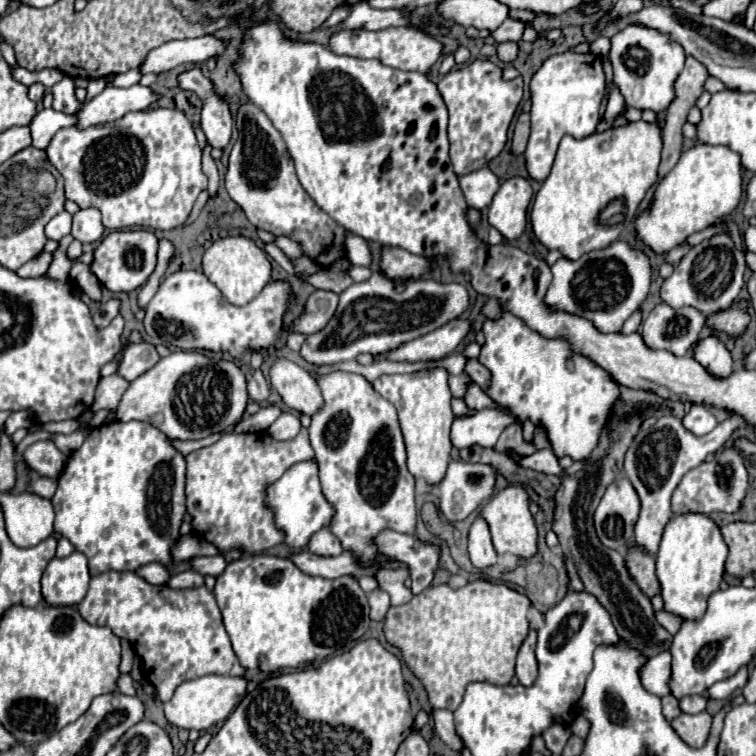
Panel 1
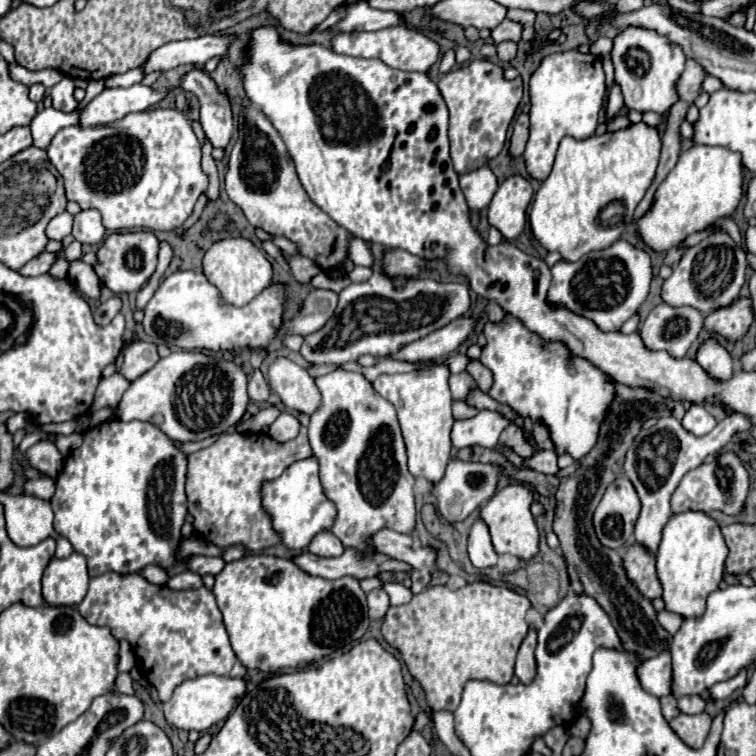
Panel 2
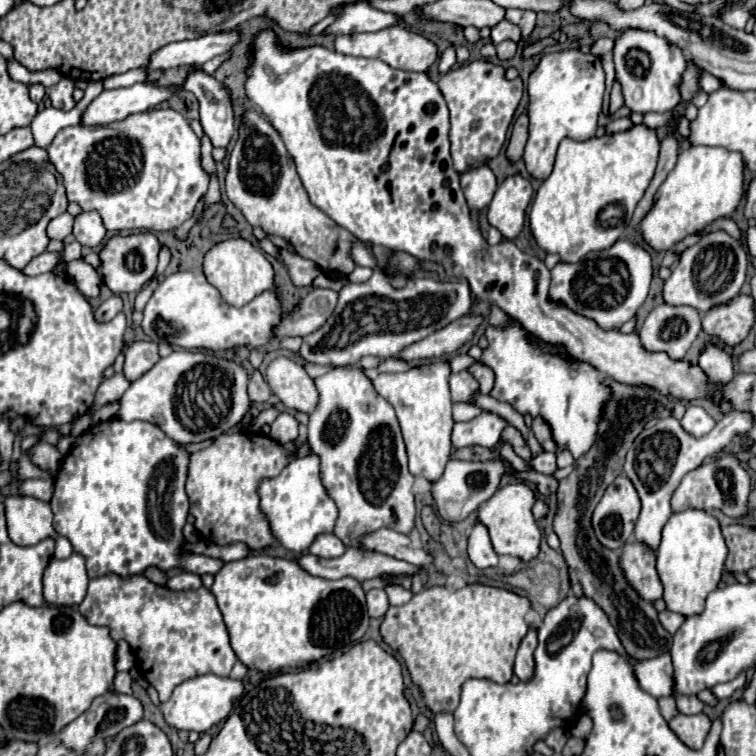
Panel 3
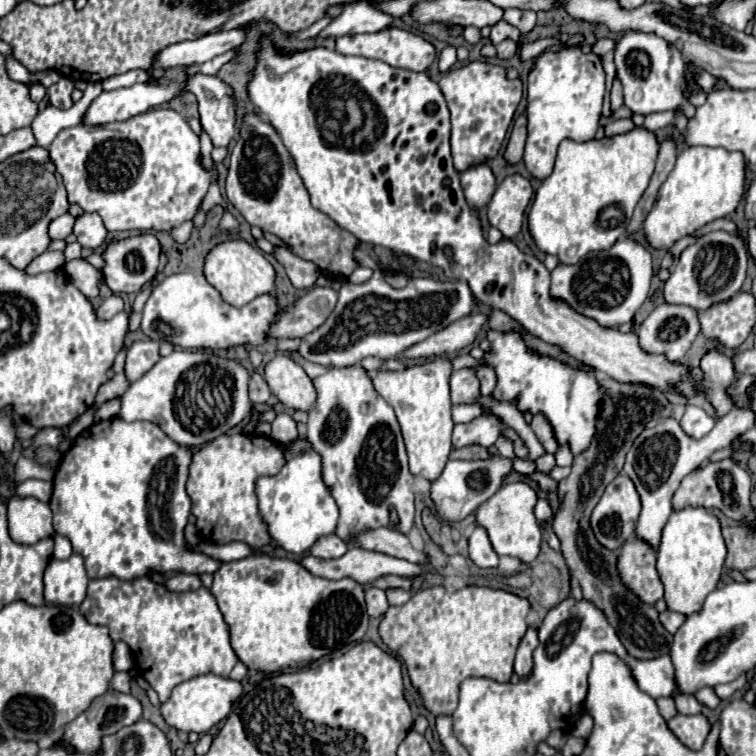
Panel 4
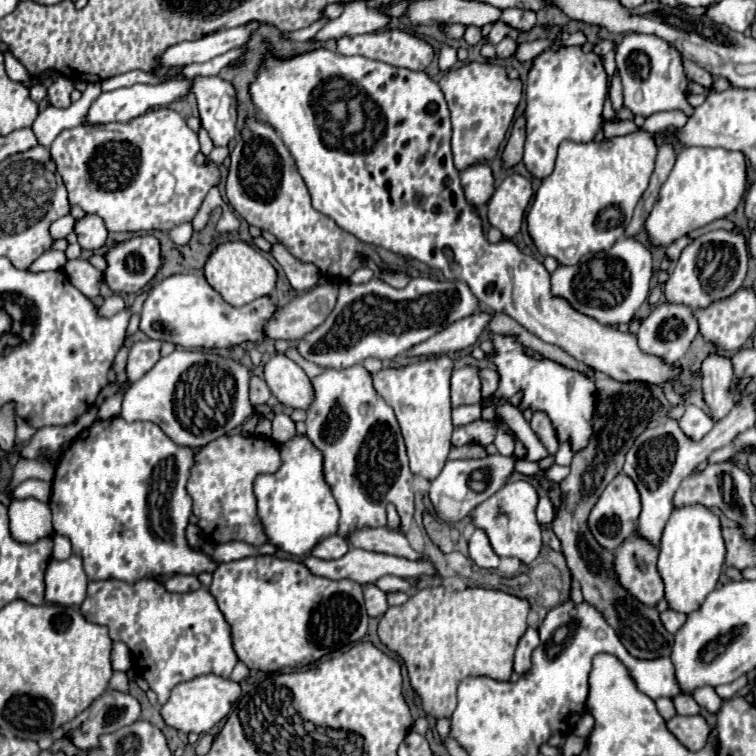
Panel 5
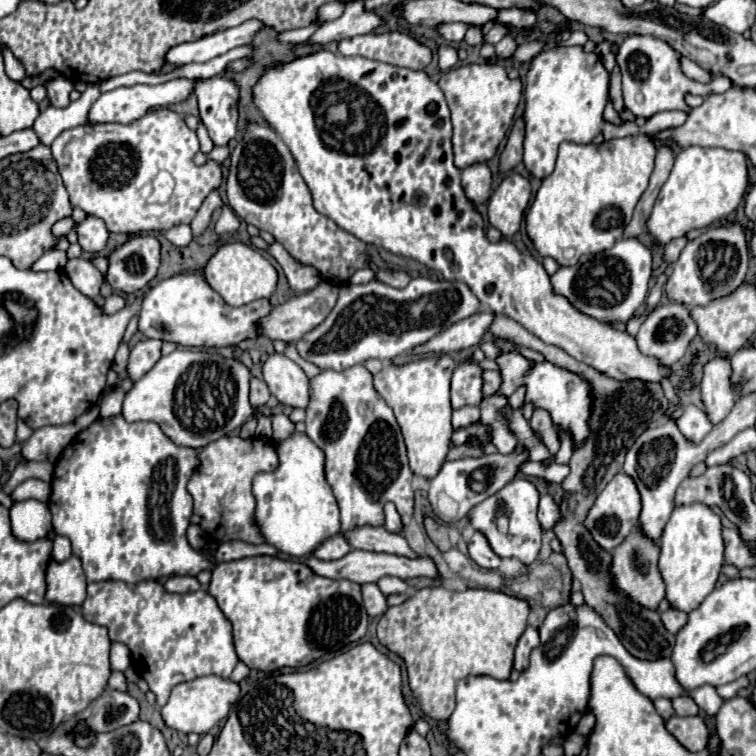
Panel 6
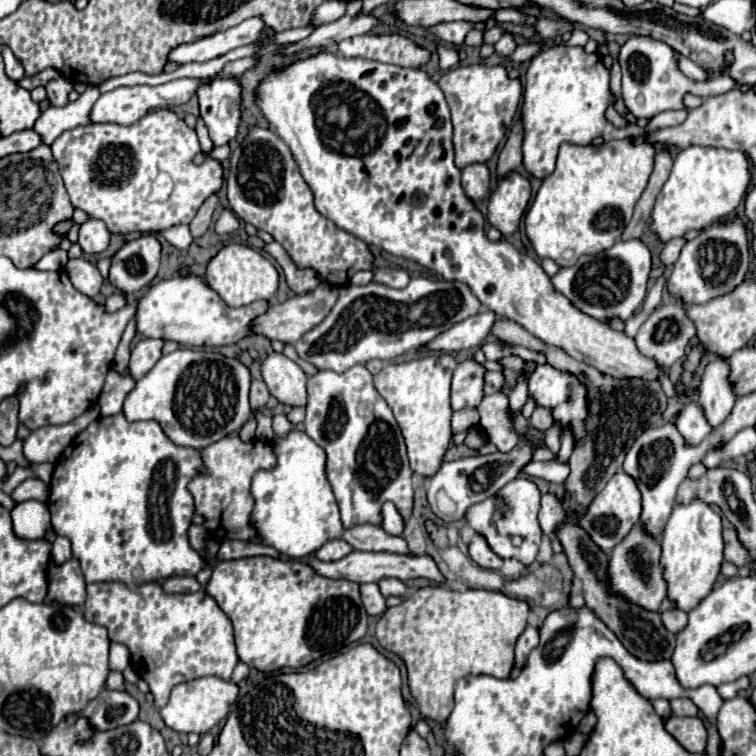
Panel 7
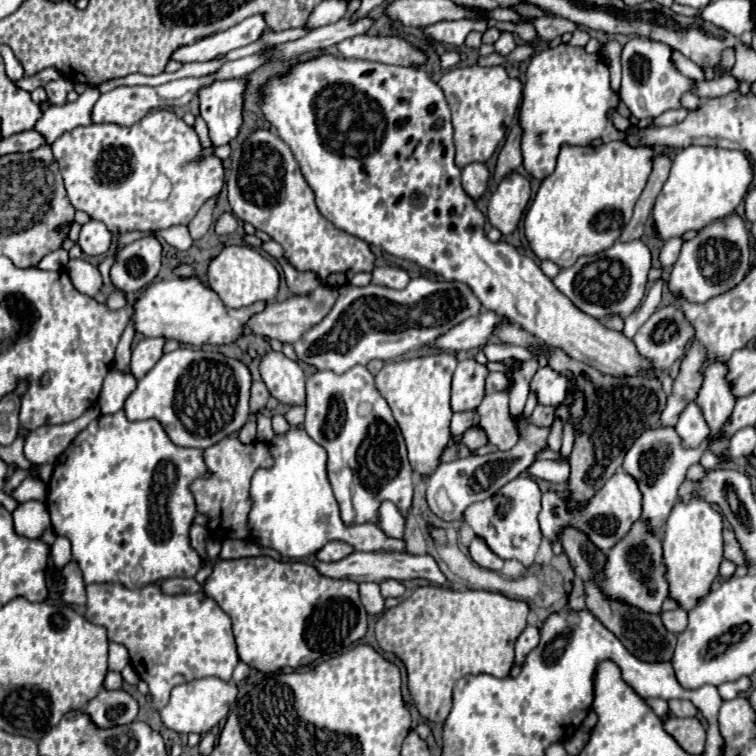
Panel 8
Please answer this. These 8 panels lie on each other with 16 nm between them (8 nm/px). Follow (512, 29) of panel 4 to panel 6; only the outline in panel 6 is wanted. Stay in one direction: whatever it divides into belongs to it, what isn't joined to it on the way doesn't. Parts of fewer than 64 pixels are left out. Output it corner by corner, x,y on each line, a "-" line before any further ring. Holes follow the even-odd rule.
498,22
498,24
494,24
494,26
492,26
492,30
490,30
488,34
484,34
484,42
488,42
488,44
496,44
504,34
512,34
512,36
516,36
514,32
506,30
506,28

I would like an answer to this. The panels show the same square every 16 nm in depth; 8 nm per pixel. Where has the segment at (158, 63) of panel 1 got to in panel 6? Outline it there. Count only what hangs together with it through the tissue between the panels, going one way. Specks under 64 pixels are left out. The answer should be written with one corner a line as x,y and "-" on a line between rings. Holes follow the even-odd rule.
252,18
252,20
246,20
240,26
234,26
234,28
222,30
222,32
204,36
204,38
200,38
196,42
178,44
166,54
166,62
182,66
182,64
190,64
190,62
212,60
212,58
216,58
220,54
226,54
232,48
250,44
262,26
264,26
262,20

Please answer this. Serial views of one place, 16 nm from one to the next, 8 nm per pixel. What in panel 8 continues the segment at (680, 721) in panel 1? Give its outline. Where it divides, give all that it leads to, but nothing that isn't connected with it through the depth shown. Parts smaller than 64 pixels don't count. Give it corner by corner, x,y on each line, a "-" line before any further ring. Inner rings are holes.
670,718
664,724
664,730
688,752
688,754
702,754
706,730
696,718

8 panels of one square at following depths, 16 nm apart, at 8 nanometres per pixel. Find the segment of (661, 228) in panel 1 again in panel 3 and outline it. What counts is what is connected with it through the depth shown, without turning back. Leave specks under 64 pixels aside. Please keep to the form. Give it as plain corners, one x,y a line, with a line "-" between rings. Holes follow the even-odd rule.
690,146
678,154
674,170
668,174
652,212
640,224
644,240
654,250
670,250
684,236
702,230
716,218
730,216
744,194
744,160
740,152
710,146

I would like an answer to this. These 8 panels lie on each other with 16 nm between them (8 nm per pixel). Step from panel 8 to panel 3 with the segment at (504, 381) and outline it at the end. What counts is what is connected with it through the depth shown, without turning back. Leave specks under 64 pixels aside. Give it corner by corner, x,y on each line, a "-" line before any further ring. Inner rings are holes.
476,362
474,366
470,366
472,368
472,374
478,378
478,382
480,382
480,392
482,394
490,394
492,392
492,388
494,388
494,372
488,368
488,366
484,366
484,364
480,364
480,362

